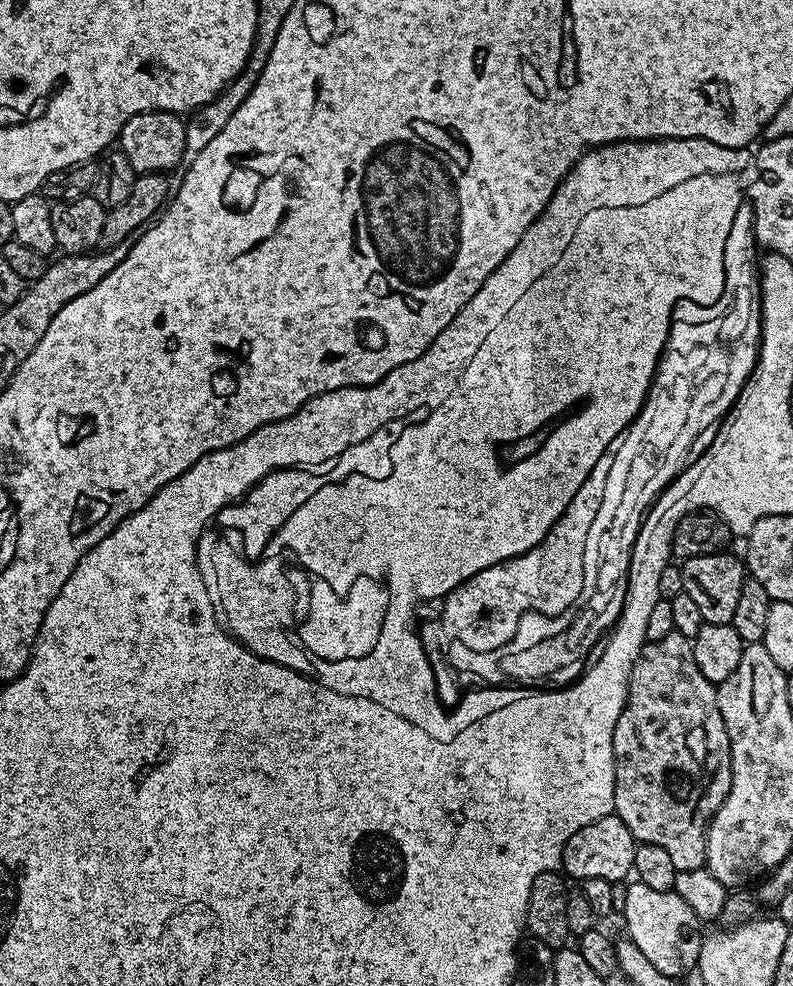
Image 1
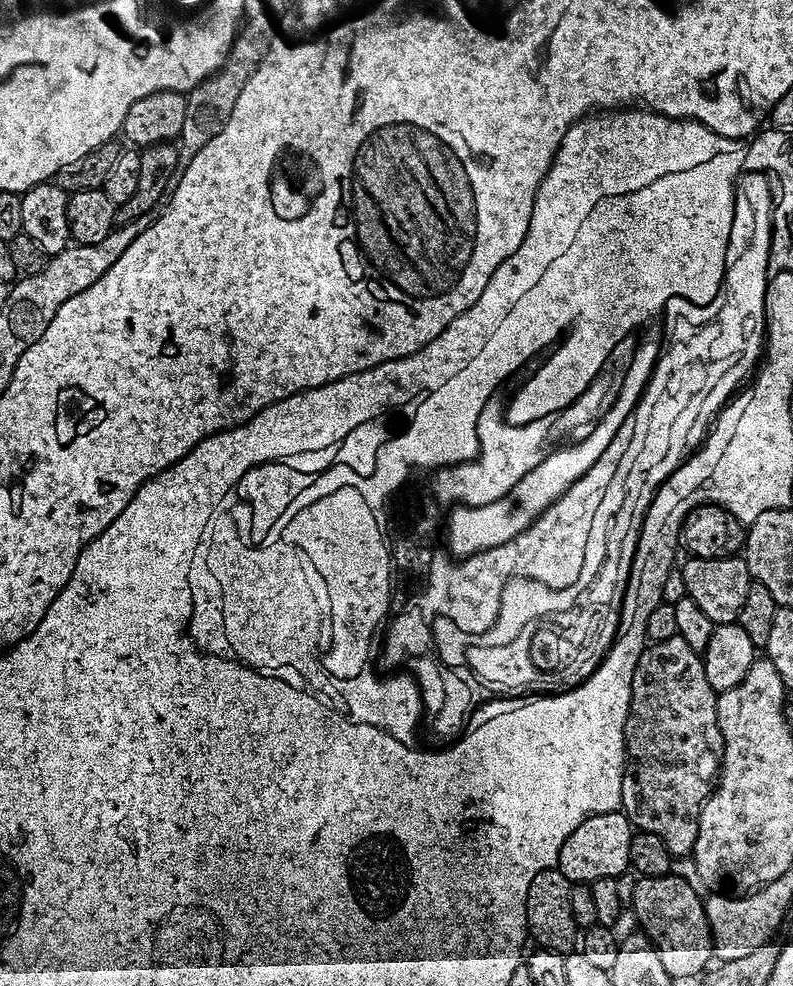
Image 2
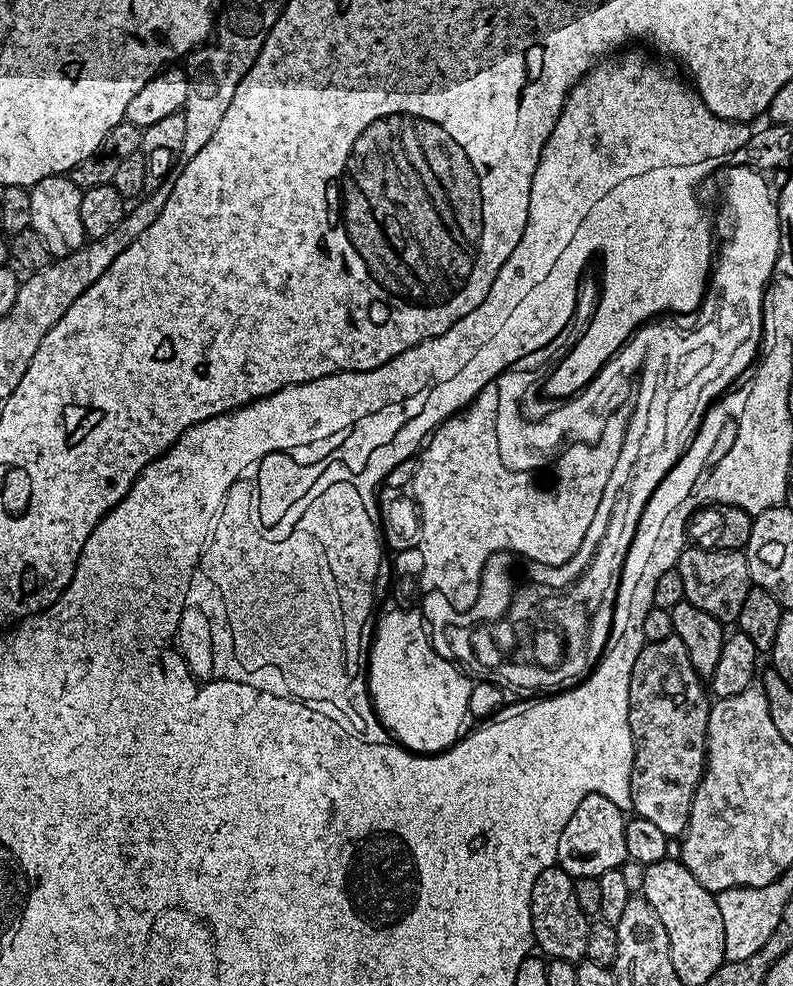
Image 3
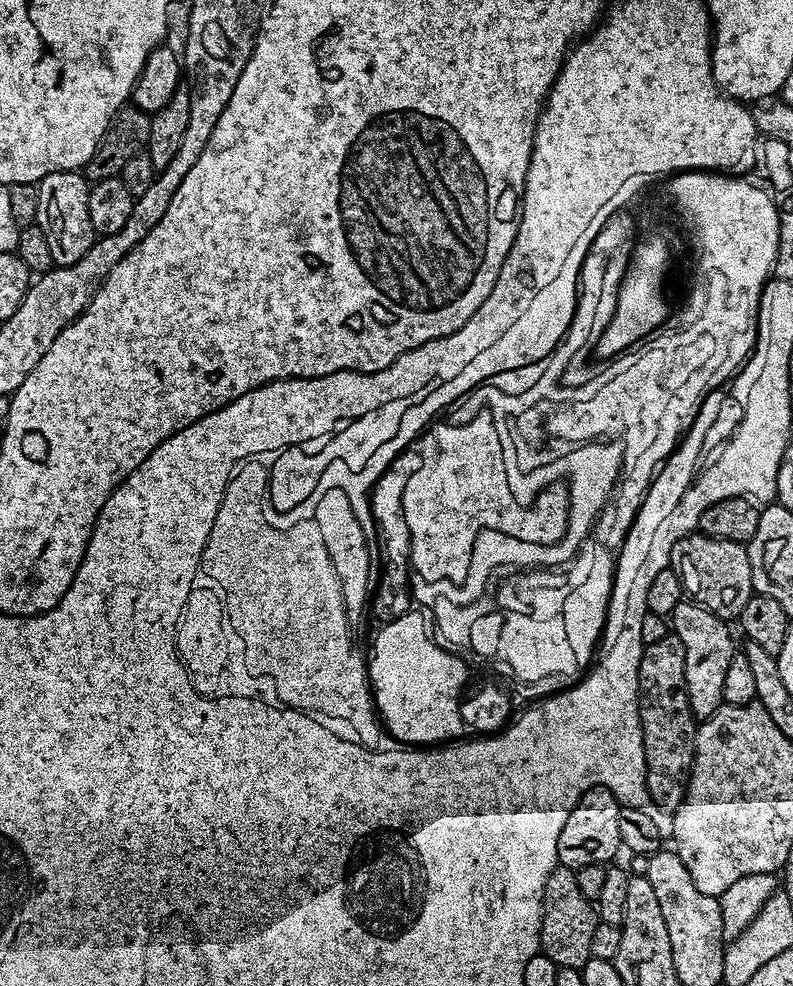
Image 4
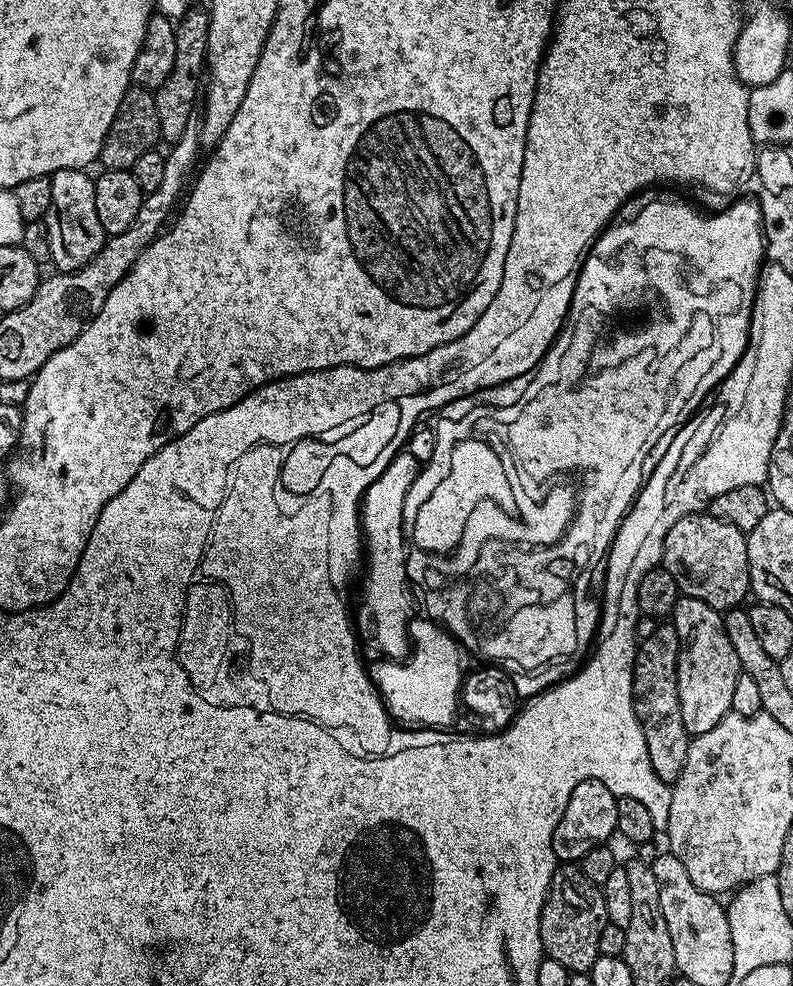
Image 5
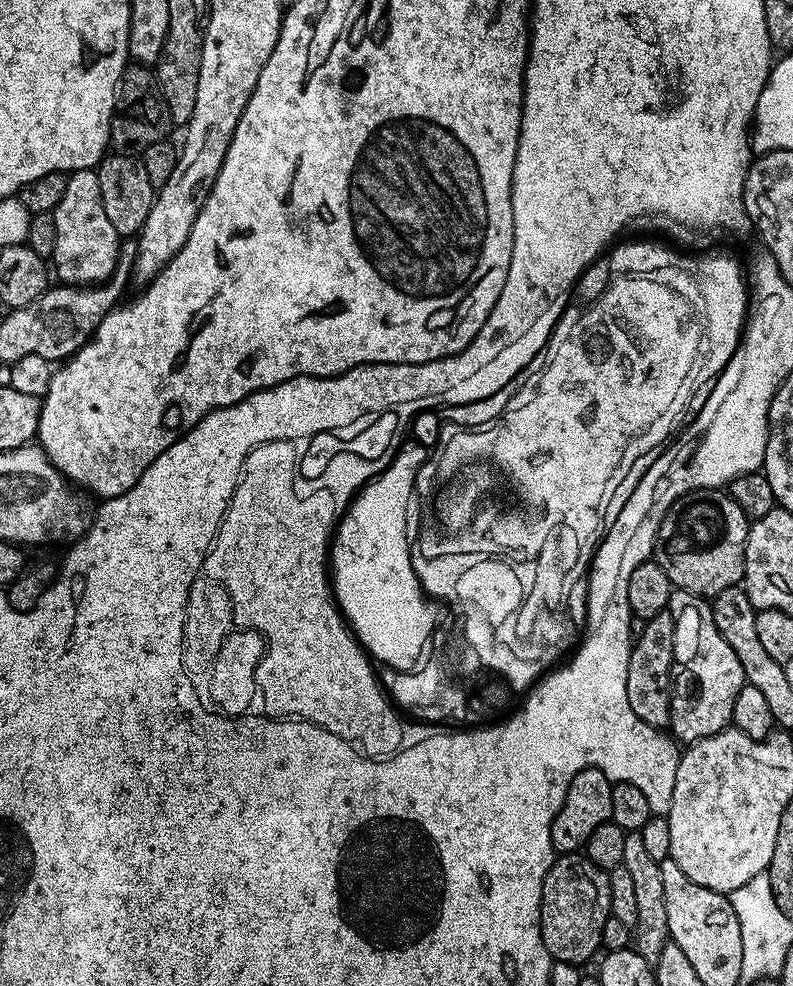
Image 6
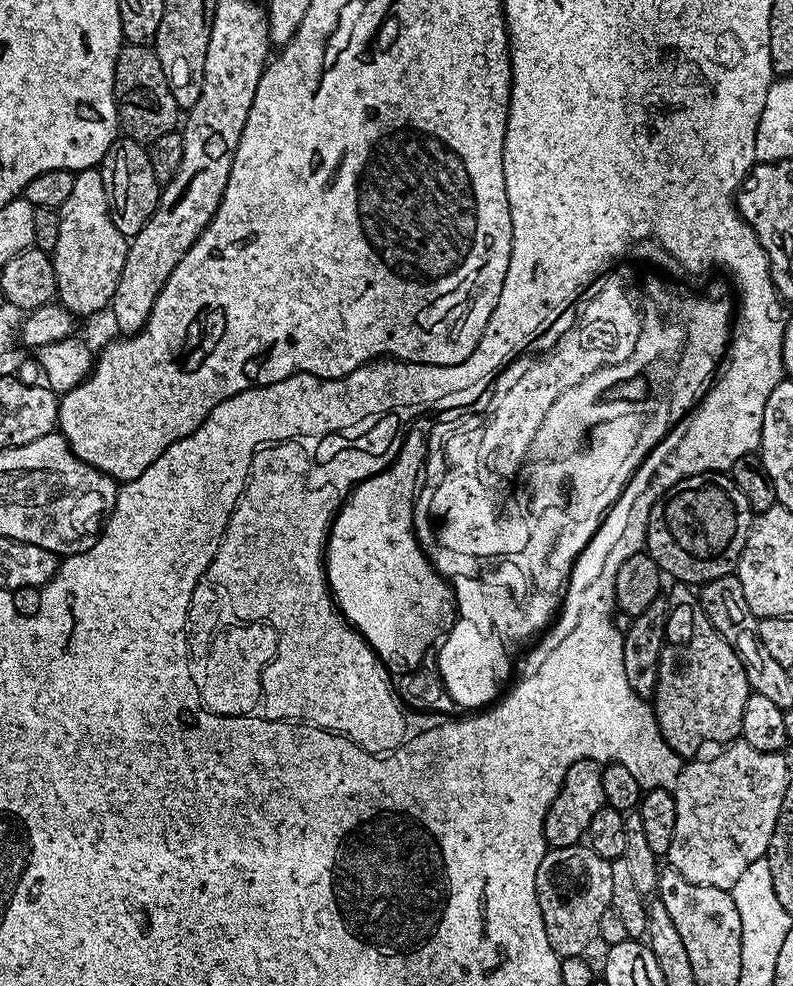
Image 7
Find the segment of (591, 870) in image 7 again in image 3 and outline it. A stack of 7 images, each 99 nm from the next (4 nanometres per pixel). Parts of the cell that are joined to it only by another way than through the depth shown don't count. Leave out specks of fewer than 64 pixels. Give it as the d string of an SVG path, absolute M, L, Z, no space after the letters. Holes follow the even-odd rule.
M558 866L542 870L532 891L532 935L534 944L545 957L553 960L583 961L586 957L586 938L590 918L574 898L573 877Z

